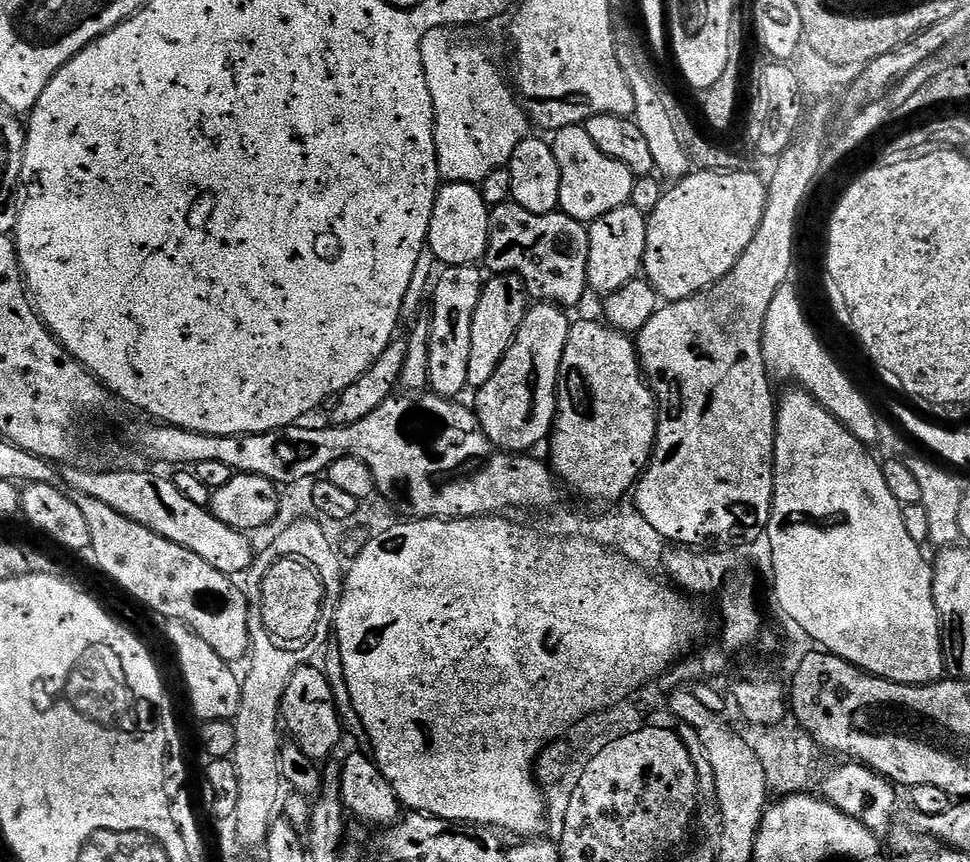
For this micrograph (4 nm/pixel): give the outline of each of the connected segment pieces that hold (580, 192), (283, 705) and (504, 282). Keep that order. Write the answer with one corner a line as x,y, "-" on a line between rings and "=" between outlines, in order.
568,124
565,128
555,129
553,136
556,137
551,137
550,143
554,150
554,158
558,158
558,170
560,171
559,211
565,212
575,220
591,222
602,218
602,214
610,214
610,210
618,210
629,203
634,181
631,170
622,162
602,154
602,150
594,146
594,141
590,139
590,134
584,127
578,124
=
305,666
294,670
294,674
286,682
286,690
280,703
280,719
293,741
299,744
302,754
306,754
317,762
324,762
340,744
342,721
340,711
336,708
336,699
332,687
323,671
316,666
=
505,272
485,279
484,289
478,298
478,306
474,306
474,322
470,322
470,370
468,371
468,388
479,390
494,378
494,370
506,358
506,350
514,342
518,334
518,326
522,326
522,318
530,307
530,297
524,291
522,278
515,272

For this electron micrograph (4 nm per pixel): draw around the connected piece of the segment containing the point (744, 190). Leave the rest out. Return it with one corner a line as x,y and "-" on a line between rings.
689,171
683,180
677,180
663,193
661,201
646,216
646,254
644,255
643,275
652,283
661,301
689,300
691,296
707,293
742,258
746,246
758,234
762,214
768,201
768,184
752,172

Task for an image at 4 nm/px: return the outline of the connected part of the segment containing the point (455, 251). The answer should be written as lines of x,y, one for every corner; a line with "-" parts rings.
466,182
445,183
436,193
426,248
434,254
437,262
450,268
467,264
479,265
488,249
491,229
490,206
482,198
477,185

